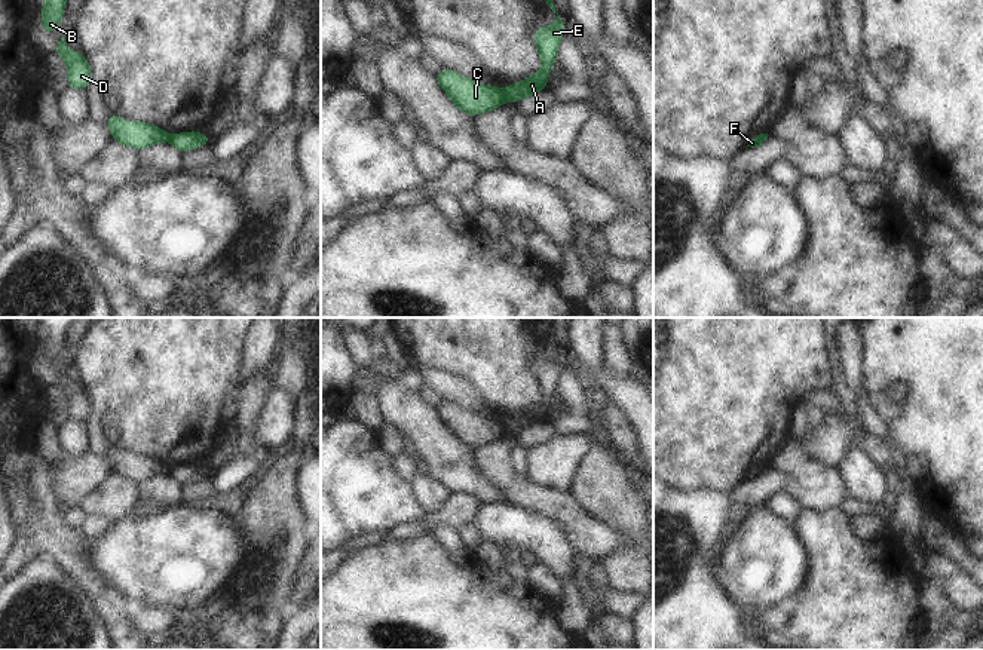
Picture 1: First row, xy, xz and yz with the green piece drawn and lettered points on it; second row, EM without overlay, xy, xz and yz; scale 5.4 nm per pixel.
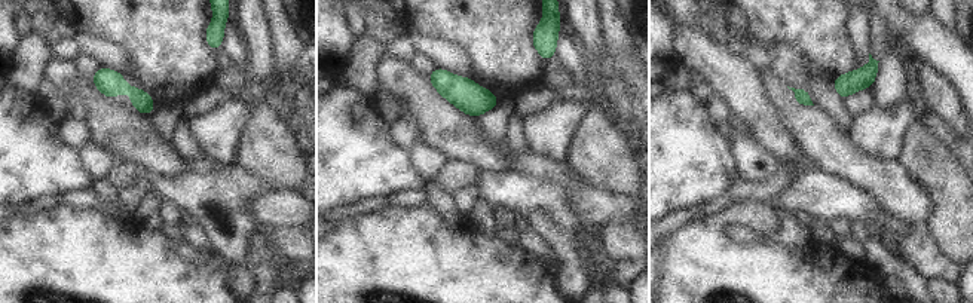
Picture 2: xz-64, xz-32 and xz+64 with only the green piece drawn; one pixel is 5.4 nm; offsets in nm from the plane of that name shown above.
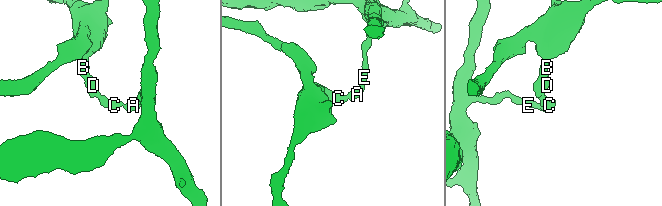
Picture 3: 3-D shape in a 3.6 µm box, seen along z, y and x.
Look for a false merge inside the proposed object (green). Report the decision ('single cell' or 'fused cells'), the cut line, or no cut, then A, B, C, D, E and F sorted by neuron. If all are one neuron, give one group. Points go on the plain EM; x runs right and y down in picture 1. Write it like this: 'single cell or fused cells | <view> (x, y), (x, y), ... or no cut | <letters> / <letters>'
fused cells | xz (502, 422), (507, 431) | A E F / B C D

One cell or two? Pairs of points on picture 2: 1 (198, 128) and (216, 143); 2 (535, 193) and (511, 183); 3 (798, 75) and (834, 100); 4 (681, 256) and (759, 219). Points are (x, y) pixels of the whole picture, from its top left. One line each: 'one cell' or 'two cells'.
1: one cell
2: one cell
3: one cell
4: one cell

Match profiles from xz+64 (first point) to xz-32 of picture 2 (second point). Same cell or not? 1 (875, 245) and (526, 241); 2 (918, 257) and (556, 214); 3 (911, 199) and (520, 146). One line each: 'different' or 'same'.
1: same
2: different
3: different

